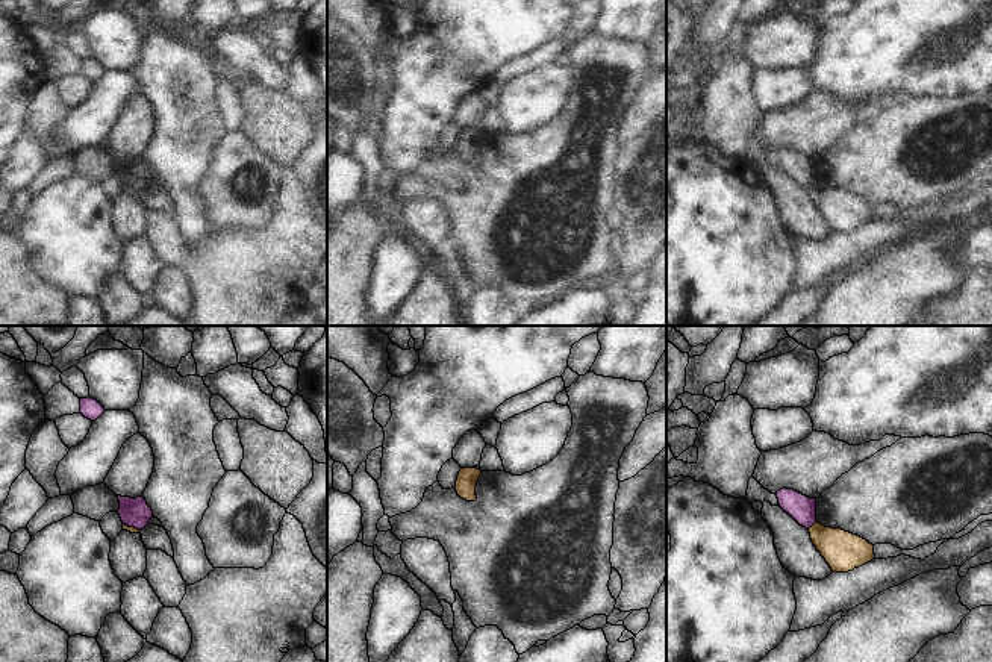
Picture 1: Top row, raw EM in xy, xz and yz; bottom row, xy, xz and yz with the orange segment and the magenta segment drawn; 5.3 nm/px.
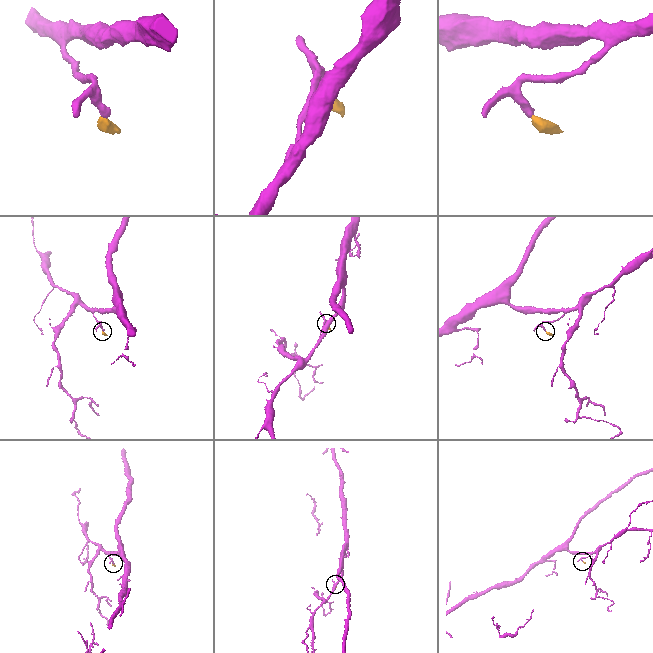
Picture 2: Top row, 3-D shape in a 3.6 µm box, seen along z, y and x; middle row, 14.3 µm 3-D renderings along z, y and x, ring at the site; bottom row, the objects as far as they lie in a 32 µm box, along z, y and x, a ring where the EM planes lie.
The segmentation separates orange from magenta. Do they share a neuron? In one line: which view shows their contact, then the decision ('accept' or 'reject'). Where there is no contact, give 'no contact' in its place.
yz | reject

